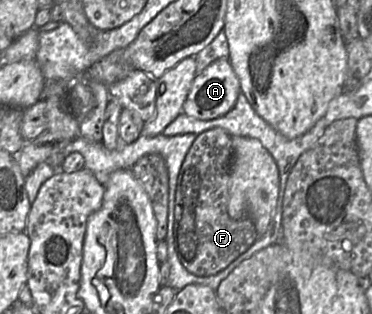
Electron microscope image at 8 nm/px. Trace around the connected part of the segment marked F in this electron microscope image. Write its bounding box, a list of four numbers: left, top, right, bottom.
[174,128,257,276]

